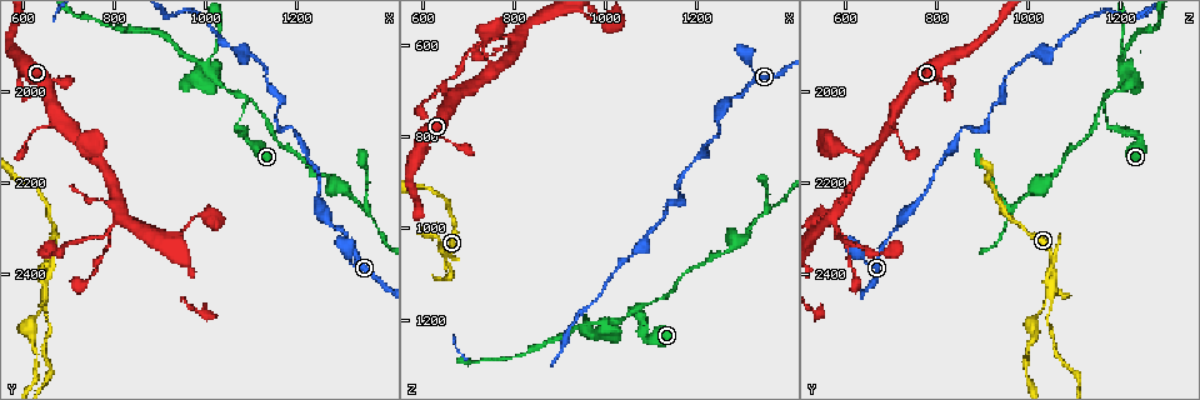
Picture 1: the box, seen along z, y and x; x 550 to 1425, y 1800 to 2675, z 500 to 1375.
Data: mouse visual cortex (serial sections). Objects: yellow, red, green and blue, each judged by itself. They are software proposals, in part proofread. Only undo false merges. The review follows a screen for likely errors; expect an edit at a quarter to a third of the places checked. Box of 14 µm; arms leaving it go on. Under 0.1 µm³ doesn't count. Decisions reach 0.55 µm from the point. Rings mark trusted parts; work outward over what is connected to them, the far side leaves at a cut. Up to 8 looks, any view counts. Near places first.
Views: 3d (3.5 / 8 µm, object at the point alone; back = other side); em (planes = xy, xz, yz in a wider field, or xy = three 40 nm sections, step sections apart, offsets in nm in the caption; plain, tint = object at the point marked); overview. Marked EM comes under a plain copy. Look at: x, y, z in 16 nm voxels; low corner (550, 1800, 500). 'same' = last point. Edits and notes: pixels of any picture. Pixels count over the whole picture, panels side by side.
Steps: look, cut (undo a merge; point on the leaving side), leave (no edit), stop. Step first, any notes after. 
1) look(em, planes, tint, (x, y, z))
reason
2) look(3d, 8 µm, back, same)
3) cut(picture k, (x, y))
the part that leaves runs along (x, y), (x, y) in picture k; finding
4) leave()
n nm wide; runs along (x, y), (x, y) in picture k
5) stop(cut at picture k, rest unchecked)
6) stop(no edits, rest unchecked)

look(3d, 3.5 µm, (1080, 2035, 1165))
arms part here

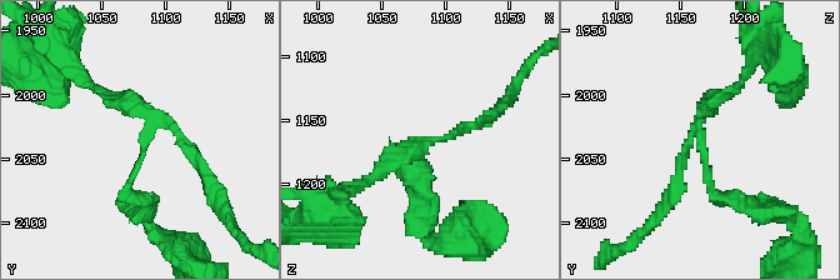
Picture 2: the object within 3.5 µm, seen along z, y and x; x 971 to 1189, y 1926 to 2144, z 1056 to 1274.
look(em, planes, tint, (1082, 2030, 1168))
3 arms; arms of 150, 150, 200 nm; need the tissue

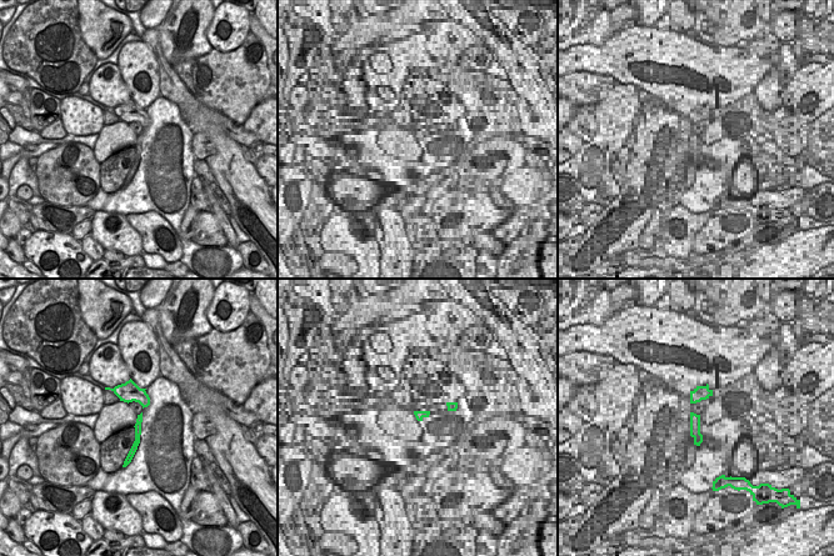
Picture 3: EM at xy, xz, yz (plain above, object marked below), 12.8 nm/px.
leave()
runs along (140, 416), (138, 440), (128, 459) in picture 3; continuous, no second cell

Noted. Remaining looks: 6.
look(3d, 3.5 µm, (1050, 1895, 1065))
thick turns thin

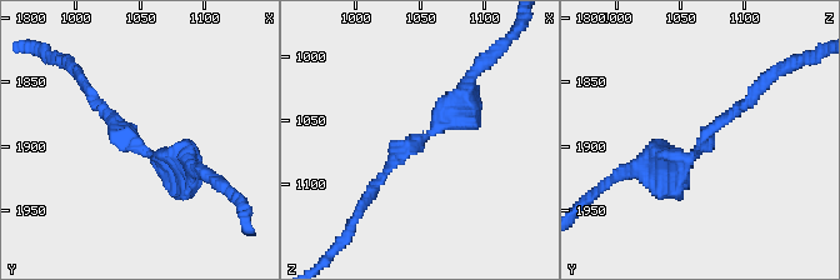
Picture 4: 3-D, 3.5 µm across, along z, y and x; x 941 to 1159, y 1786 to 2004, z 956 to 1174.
look(em, xy, step 5, tint, (1048, 1898, 1070))
arms of 150, 300 nm

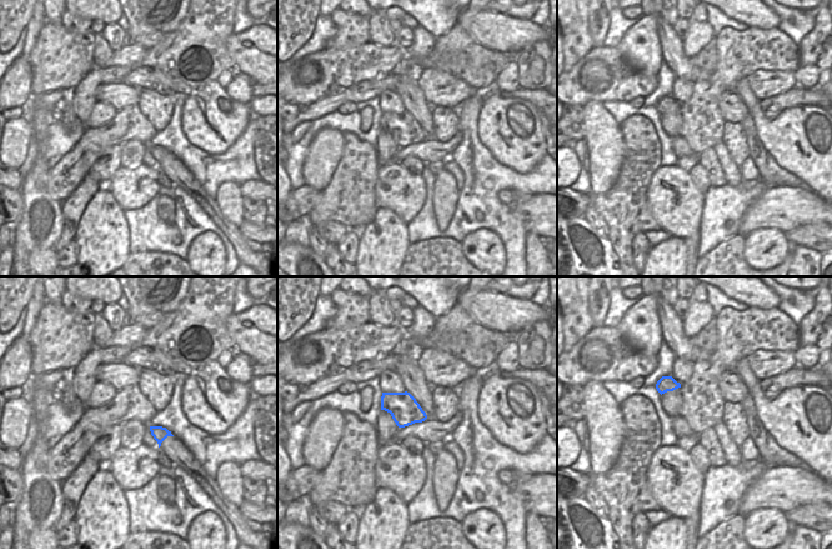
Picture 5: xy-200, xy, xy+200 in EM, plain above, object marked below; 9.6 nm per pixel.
look(em, xy, step 3, tint, same)
another direction

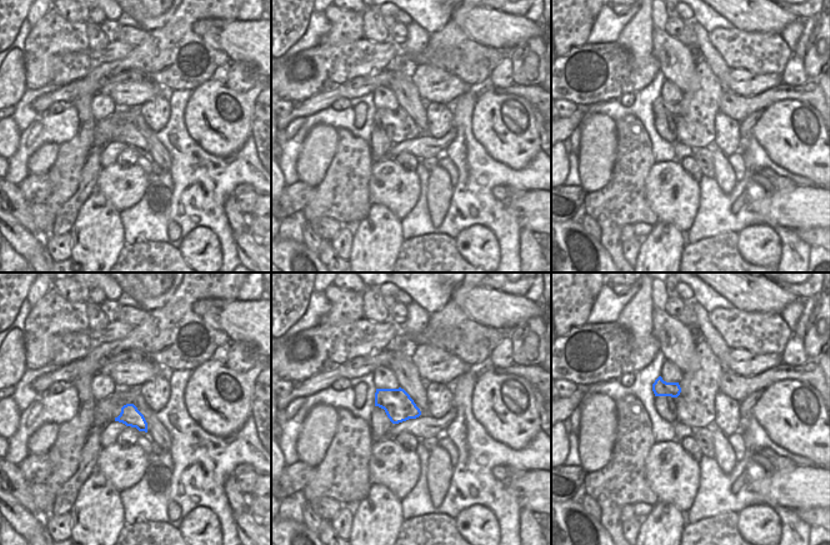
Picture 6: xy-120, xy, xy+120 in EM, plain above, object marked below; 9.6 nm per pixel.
leave()
280 nm wide; runs along (469, 86), (369, 195) in picture 4; continuous, no second cell

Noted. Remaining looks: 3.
look(3d, 3.5 µm, back, (765, 2315, 585))
three-way junction

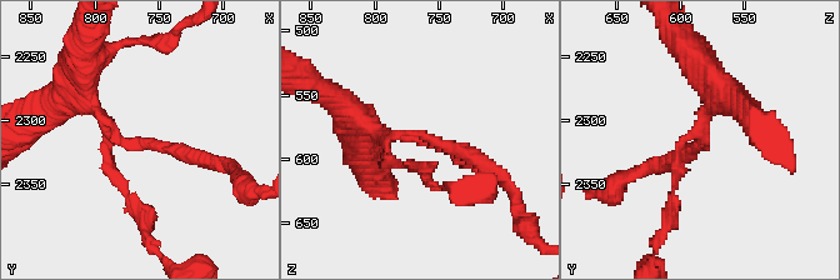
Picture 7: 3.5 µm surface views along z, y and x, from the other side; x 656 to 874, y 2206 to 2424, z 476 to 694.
look(em, xy, step 2, tint, (768, 2316, 582))

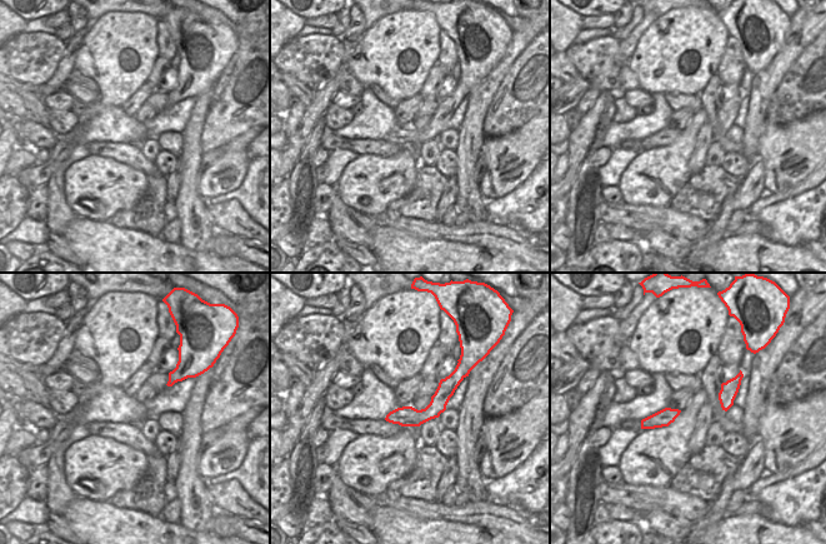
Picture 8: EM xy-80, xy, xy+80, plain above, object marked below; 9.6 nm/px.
leave()
runs along (454, 382), (426, 414), (389, 418) in picture 8; all the same cell

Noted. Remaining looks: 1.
look(3d, 3.5 µm, (1355, 2255, 965))
sharp bend

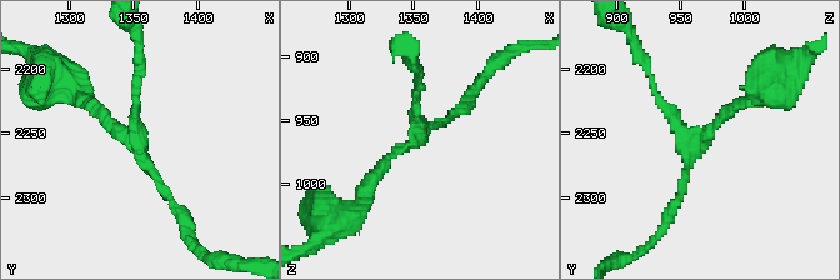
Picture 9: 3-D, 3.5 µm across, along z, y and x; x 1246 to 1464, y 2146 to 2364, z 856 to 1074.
leave()
runs along (363, 189), (416, 138), (416, 93) in picture 9; all the same cell

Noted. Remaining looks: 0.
stop(no edits, rest unchecked)

